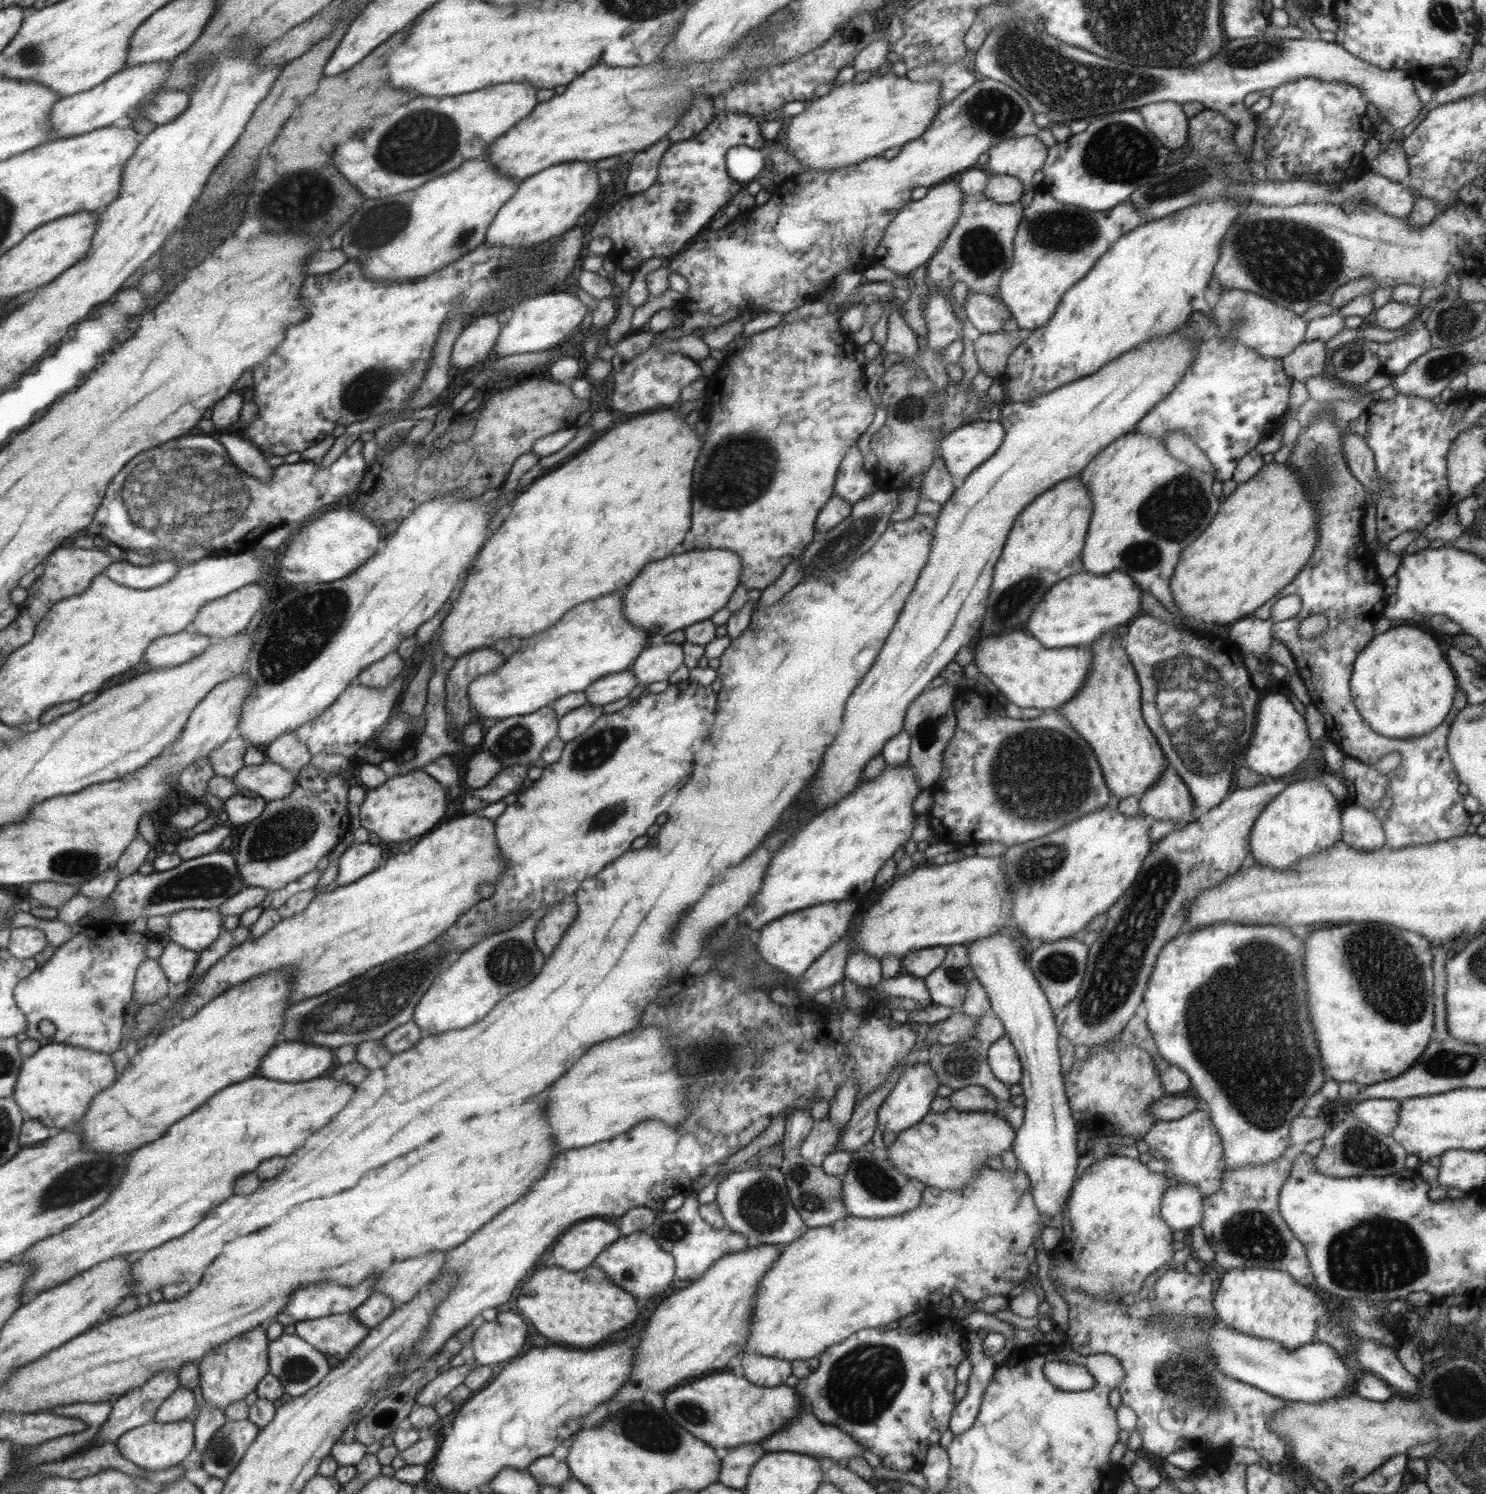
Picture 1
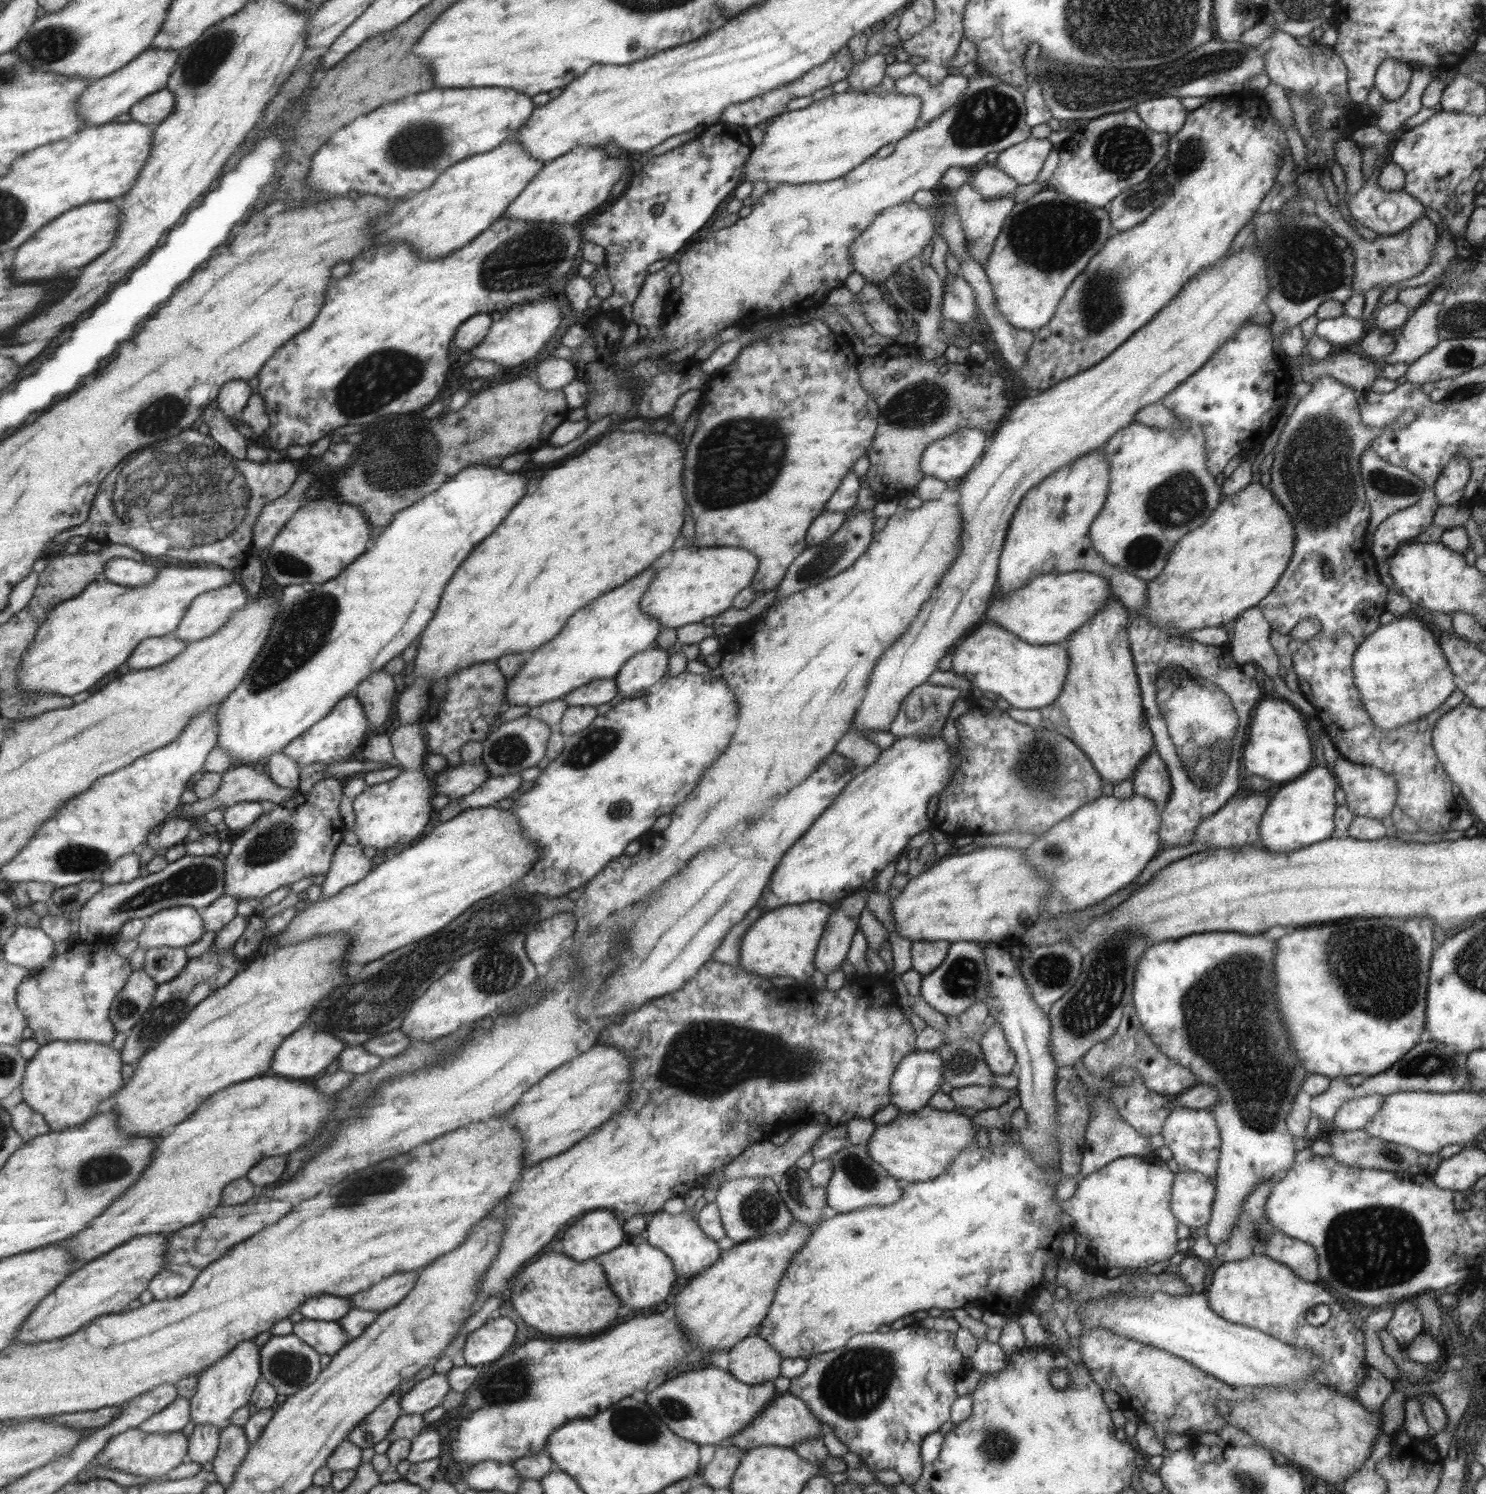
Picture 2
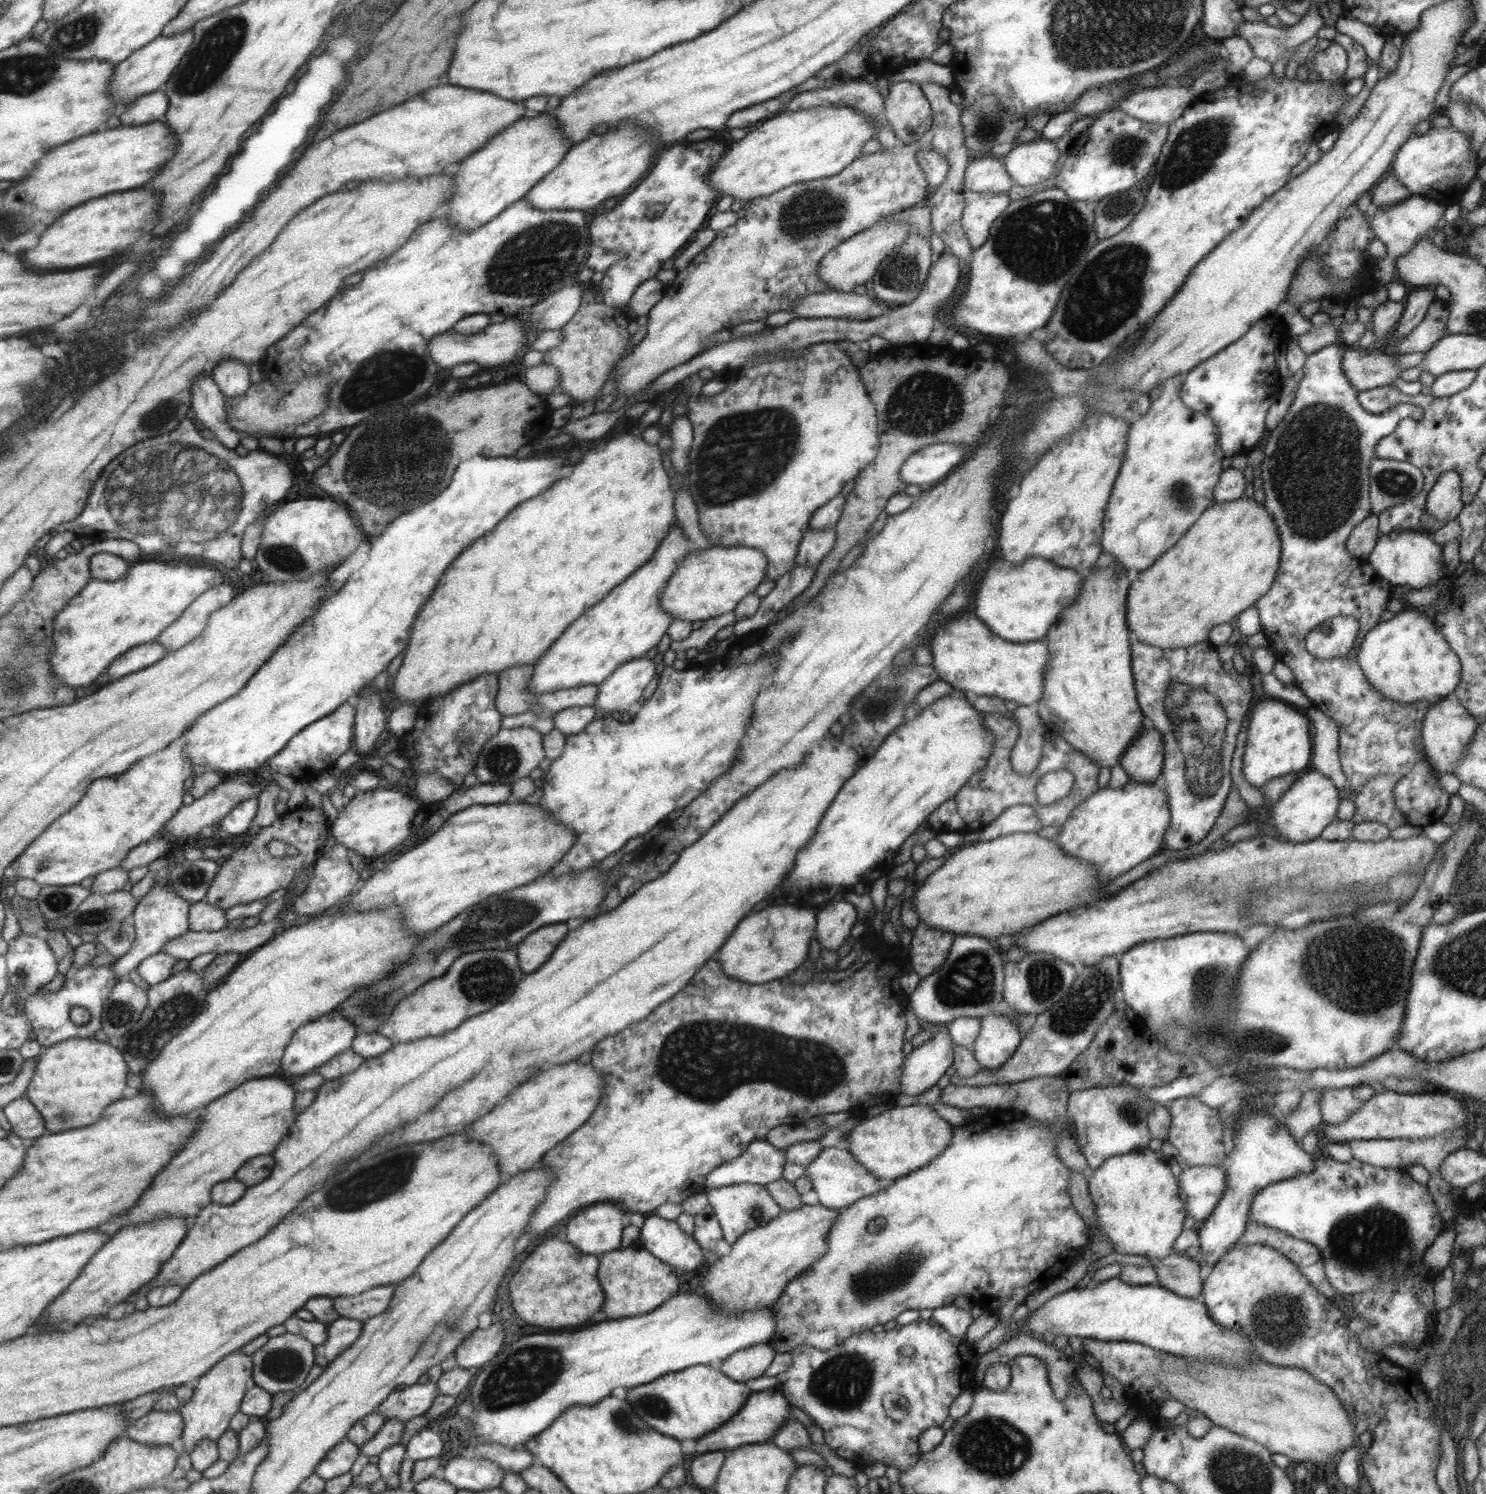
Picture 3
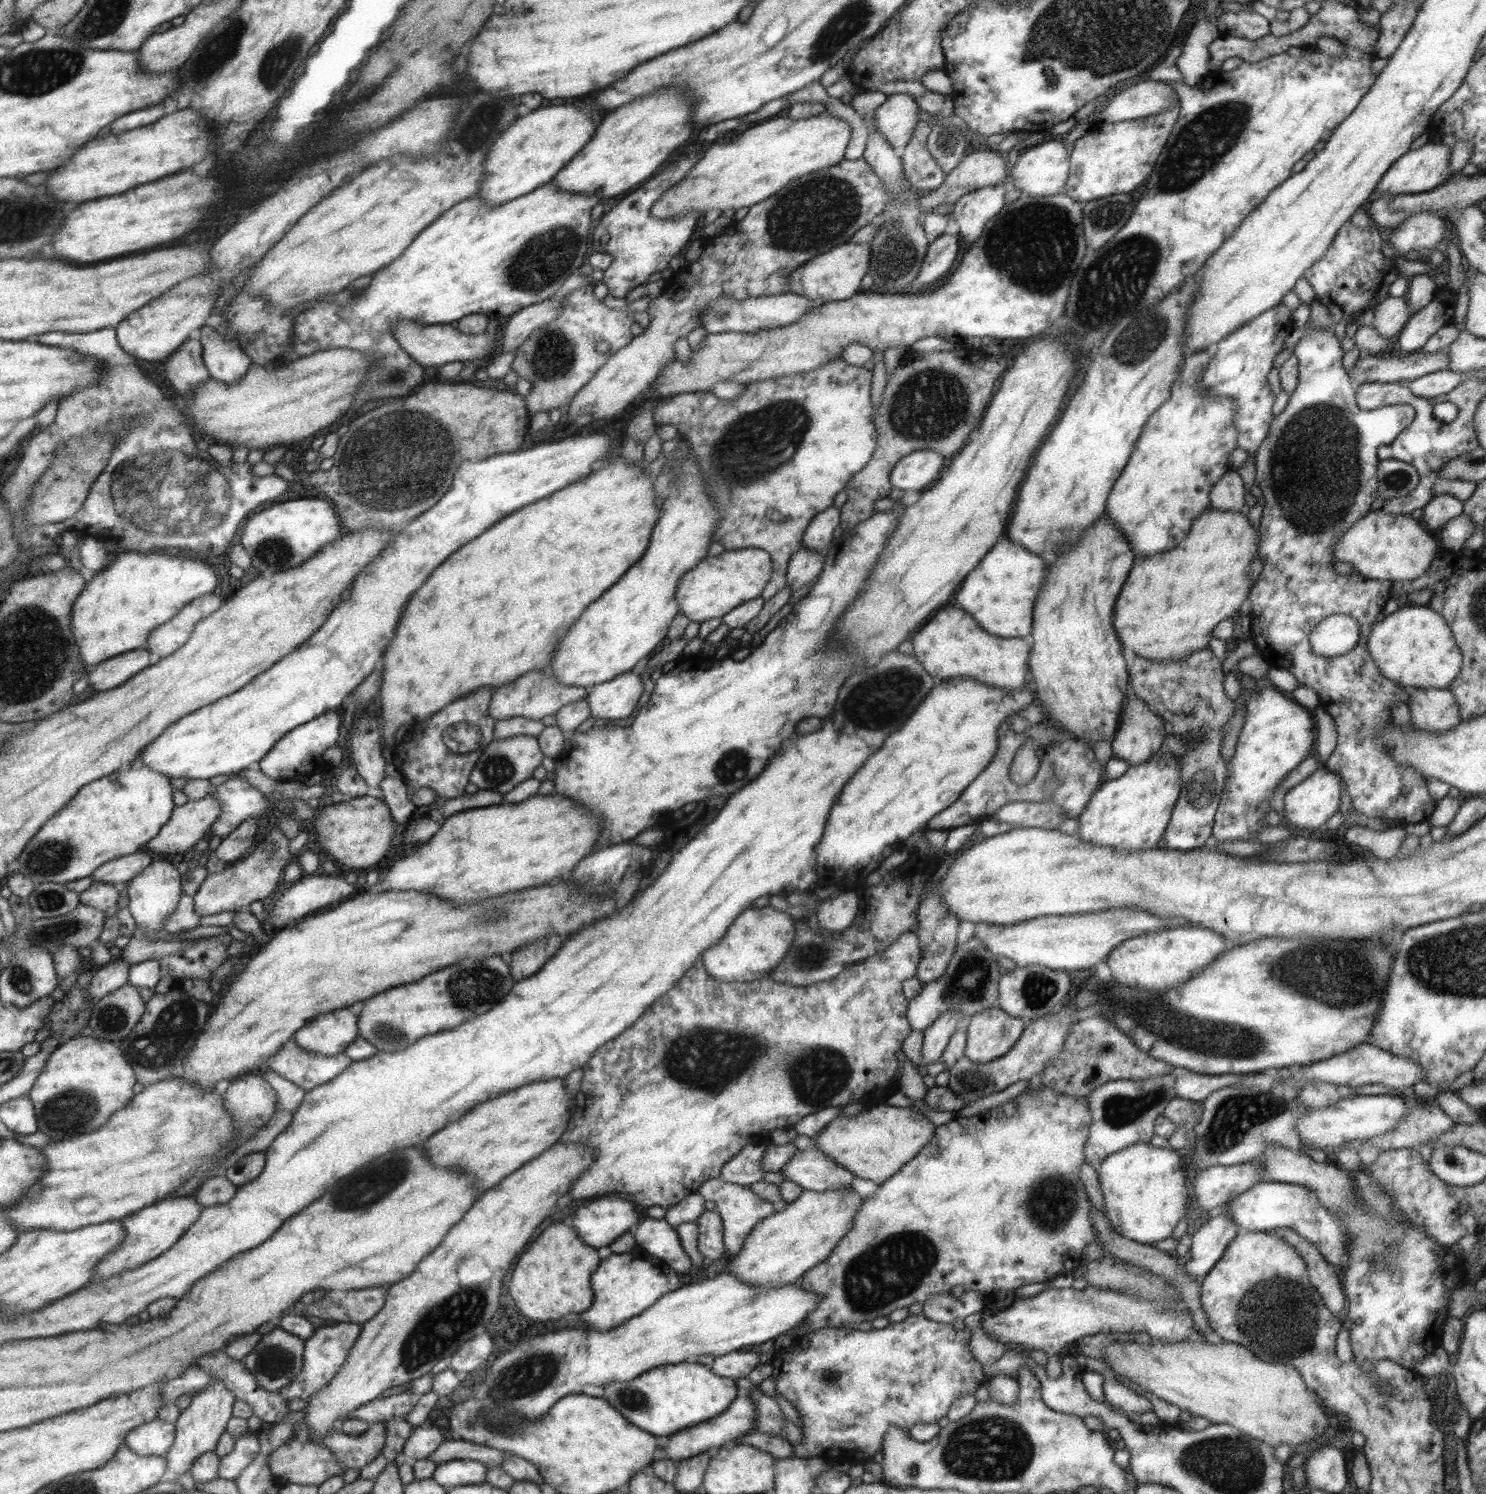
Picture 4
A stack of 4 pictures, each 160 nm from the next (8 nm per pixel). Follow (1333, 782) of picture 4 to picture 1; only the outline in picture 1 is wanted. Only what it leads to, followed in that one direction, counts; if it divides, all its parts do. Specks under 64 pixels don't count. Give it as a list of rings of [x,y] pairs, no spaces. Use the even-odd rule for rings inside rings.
[[[1321,776],[1293,781],[1267,803],[1267,806],[1257,815],[1249,833],[1250,853],[1254,860],[1273,866],[1273,868],[1289,868],[1293,862],[1297,862],[1301,857],[1308,857],[1332,847],[1342,835],[1340,814],[1344,803],[1337,802],[1337,799],[1329,792],[1327,785],[1322,781]]]

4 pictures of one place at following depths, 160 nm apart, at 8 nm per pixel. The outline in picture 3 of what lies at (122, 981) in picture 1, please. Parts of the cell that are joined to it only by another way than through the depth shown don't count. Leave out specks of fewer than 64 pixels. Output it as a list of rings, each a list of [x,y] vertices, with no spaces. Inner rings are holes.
[[[90,963],[84,964],[81,968],[73,968],[65,976],[64,985],[55,994],[46,994],[38,996],[34,992],[24,994],[21,1002],[24,1004],[23,1014],[32,1023],[37,1040],[46,1047],[55,1046],[70,1038],[95,1038],[95,1034],[102,1036],[104,1029],[104,1003],[108,1001],[117,986],[117,972],[113,971],[113,966],[105,964],[95,968]],[[73,1006],[82,1006],[86,1008],[91,1019],[85,1025],[73,1024],[69,1014]]]

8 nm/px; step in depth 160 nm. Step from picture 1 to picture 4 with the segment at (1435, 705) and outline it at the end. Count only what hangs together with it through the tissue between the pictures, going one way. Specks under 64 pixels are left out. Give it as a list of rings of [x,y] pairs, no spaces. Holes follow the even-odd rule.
[[[1403,602],[1396,612],[1376,622],[1366,645],[1380,673],[1403,688],[1447,689],[1461,670],[1462,654],[1449,626],[1427,605]]]

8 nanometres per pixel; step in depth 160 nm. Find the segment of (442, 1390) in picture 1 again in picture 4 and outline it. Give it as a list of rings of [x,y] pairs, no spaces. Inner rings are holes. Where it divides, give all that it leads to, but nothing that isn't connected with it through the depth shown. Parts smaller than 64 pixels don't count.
[[[394,1389],[384,1395],[374,1398],[372,1401],[366,1402],[356,1409],[350,1410],[346,1414],[346,1418],[356,1418],[365,1422],[381,1422],[388,1418],[404,1416],[413,1408],[413,1404],[418,1399],[418,1395],[412,1392]]]

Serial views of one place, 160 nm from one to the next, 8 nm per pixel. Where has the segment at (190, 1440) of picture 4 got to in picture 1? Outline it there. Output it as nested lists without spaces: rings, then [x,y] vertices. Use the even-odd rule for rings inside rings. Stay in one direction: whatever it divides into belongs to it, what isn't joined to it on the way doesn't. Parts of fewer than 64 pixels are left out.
[[[259,1325],[238,1334],[203,1355],[197,1368],[200,1376],[198,1385],[205,1404],[224,1410],[230,1402],[243,1400],[256,1389],[257,1383],[268,1373],[266,1348],[270,1340],[267,1340],[265,1326]]]

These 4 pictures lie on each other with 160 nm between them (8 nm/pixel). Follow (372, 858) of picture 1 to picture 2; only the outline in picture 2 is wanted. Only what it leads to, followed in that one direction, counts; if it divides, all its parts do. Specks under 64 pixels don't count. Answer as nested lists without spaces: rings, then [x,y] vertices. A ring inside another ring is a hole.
[[[340,842],[333,851],[328,871],[320,884],[318,900],[331,898],[346,886],[351,886],[371,870],[371,860],[361,854],[363,846],[359,843],[345,844]]]

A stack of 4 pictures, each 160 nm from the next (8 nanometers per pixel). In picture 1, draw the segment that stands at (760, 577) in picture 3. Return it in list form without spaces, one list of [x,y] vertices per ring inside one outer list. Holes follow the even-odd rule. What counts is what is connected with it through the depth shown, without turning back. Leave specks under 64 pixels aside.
[[[693,549],[649,562],[649,566],[637,574],[627,592],[624,590],[621,614],[631,625],[643,629],[647,639],[655,634],[665,637],[673,630],[708,620],[725,607],[740,583],[742,567],[741,559],[729,549]]]

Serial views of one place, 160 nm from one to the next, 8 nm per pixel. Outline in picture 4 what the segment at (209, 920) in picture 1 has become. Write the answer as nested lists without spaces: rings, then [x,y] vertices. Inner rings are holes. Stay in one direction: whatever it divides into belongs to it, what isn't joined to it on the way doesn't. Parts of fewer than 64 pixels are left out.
[[[155,857],[122,888],[133,920],[144,929],[152,931],[162,929],[162,920],[175,910],[179,895],[183,893],[176,866],[163,857]],[[112,959],[103,967],[99,967],[87,987],[89,999],[97,1003],[105,996],[127,985],[130,966],[127,961]]]

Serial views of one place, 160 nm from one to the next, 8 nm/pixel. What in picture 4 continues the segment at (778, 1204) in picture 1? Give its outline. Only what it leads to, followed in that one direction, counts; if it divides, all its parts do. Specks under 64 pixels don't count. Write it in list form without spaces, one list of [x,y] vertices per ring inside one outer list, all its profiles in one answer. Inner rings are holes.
[[[721,1177],[705,1180],[699,1185],[697,1193],[706,1200],[708,1206],[711,1206],[713,1210],[719,1213],[722,1220],[724,1248],[732,1254],[737,1254],[738,1250],[741,1250],[742,1244],[751,1233],[751,1230],[753,1230],[753,1227],[775,1211],[774,1205],[763,1198],[759,1198],[746,1186],[724,1181]]]

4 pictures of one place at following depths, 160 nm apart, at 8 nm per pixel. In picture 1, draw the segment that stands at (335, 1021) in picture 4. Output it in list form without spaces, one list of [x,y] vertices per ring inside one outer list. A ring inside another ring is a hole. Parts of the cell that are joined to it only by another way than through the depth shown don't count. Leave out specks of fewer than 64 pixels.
[[[279,1041],[260,1061],[258,1070],[269,1080],[299,1082],[323,1076],[331,1062],[333,1056],[328,1046]]]

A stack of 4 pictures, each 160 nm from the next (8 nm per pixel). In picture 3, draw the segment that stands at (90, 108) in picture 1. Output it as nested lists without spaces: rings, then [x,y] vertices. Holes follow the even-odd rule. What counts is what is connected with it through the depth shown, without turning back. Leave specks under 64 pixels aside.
[[[185,30],[183,34],[179,33],[175,34],[175,36],[165,37],[162,34],[154,41],[148,42],[147,45],[133,52],[125,62],[121,62],[116,66],[115,75],[113,75],[110,84],[110,93],[122,106],[129,106],[137,97],[162,88],[168,78],[172,76],[172,72],[177,65],[179,65],[191,41],[193,41],[193,32]]]

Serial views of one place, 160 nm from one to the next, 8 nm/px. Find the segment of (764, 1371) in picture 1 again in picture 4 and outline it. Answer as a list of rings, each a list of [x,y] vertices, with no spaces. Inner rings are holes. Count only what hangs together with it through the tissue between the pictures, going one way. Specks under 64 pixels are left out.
[[[731,1351],[723,1356],[718,1356],[713,1359],[711,1370],[713,1374],[723,1378],[737,1378],[745,1377],[748,1372],[758,1365],[757,1352],[740,1352]]]

